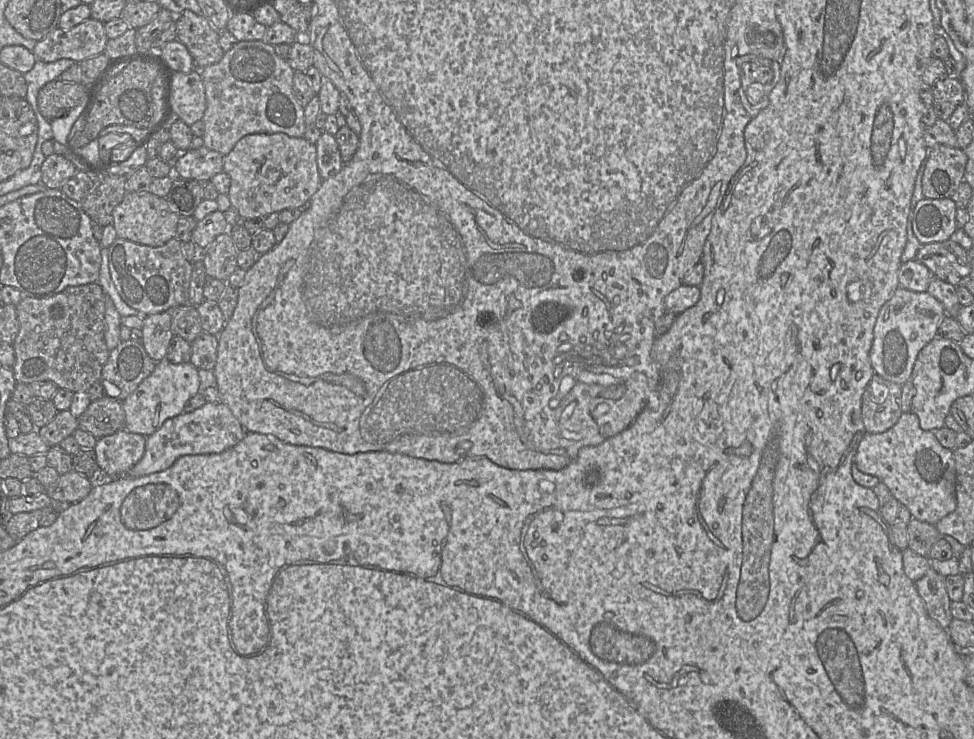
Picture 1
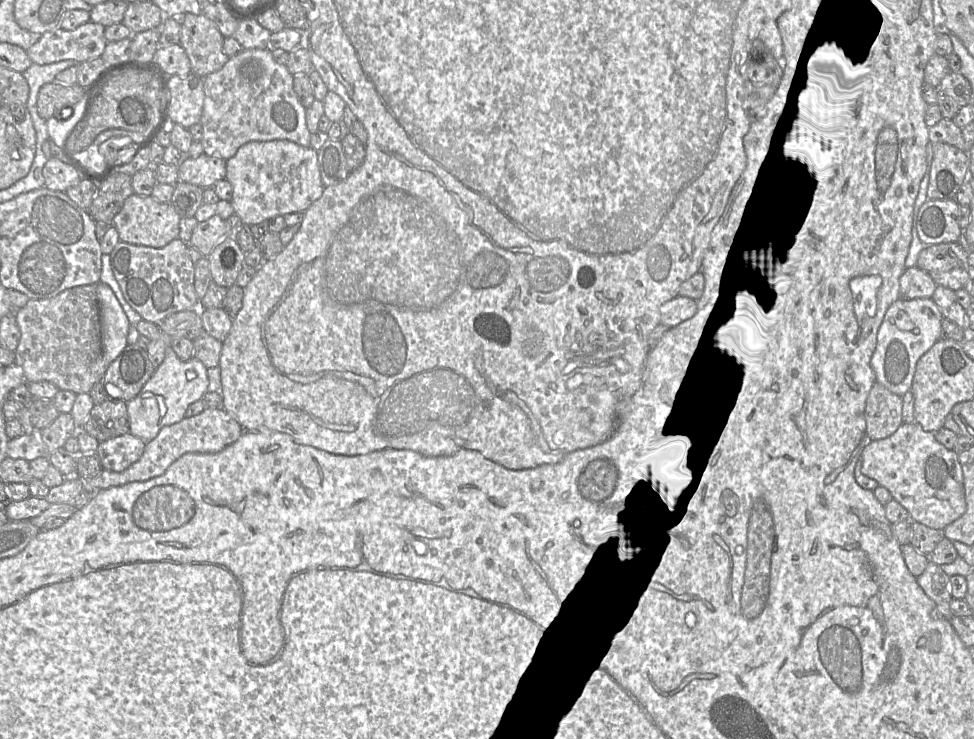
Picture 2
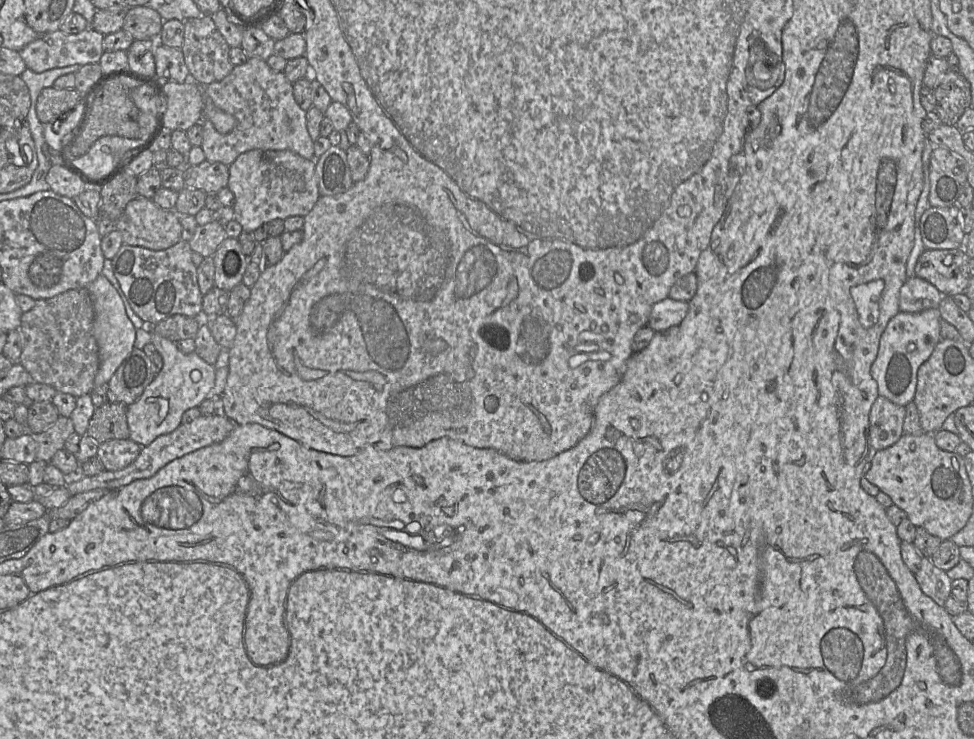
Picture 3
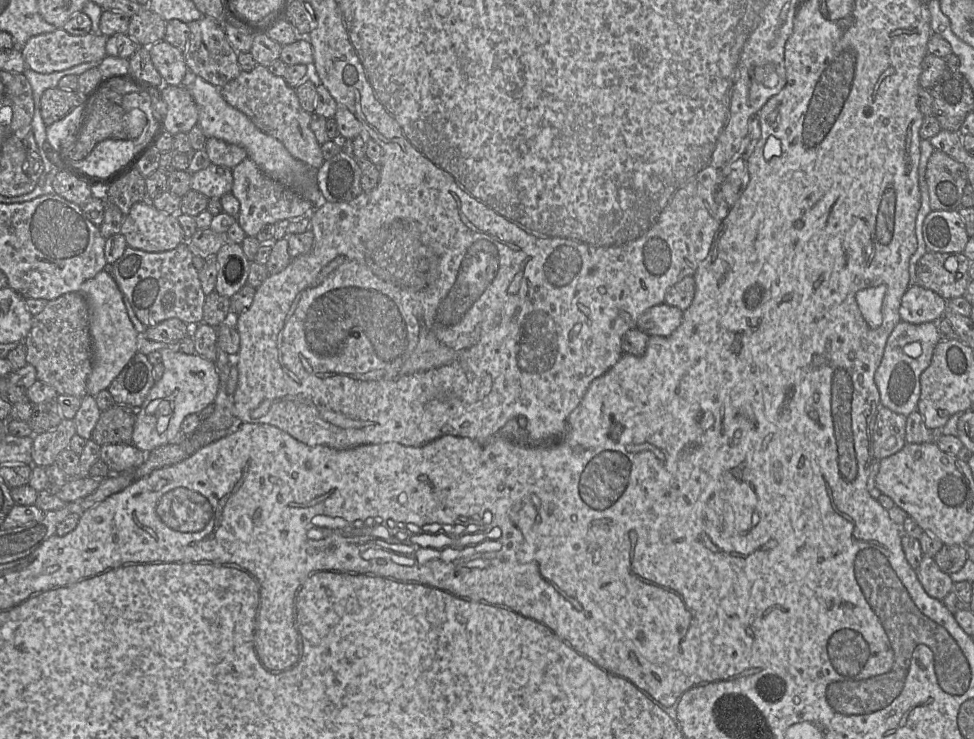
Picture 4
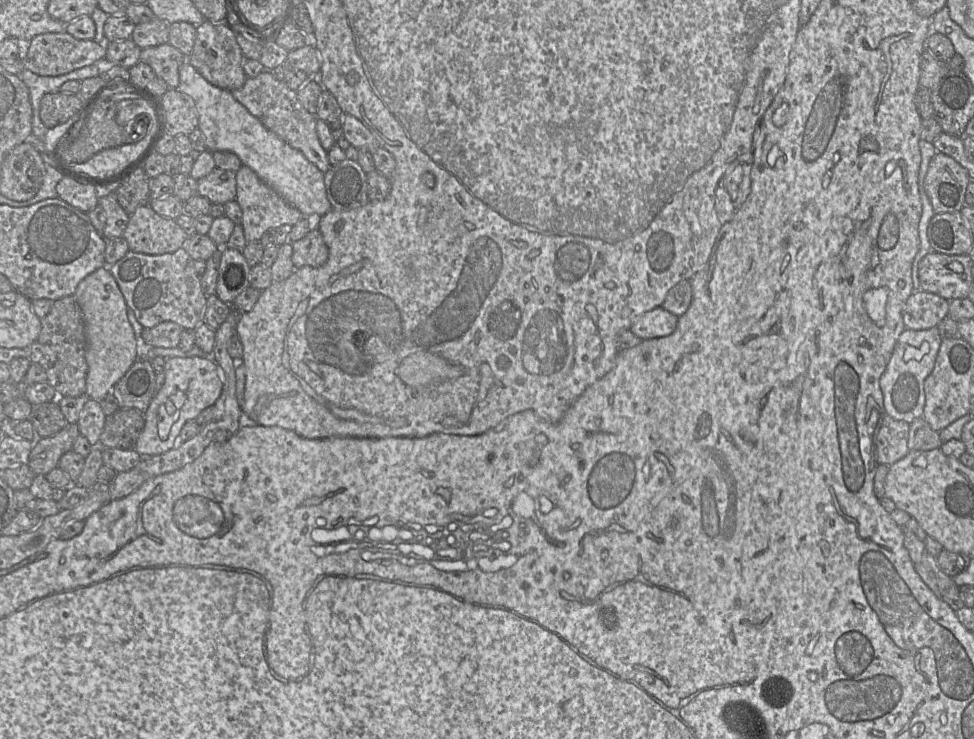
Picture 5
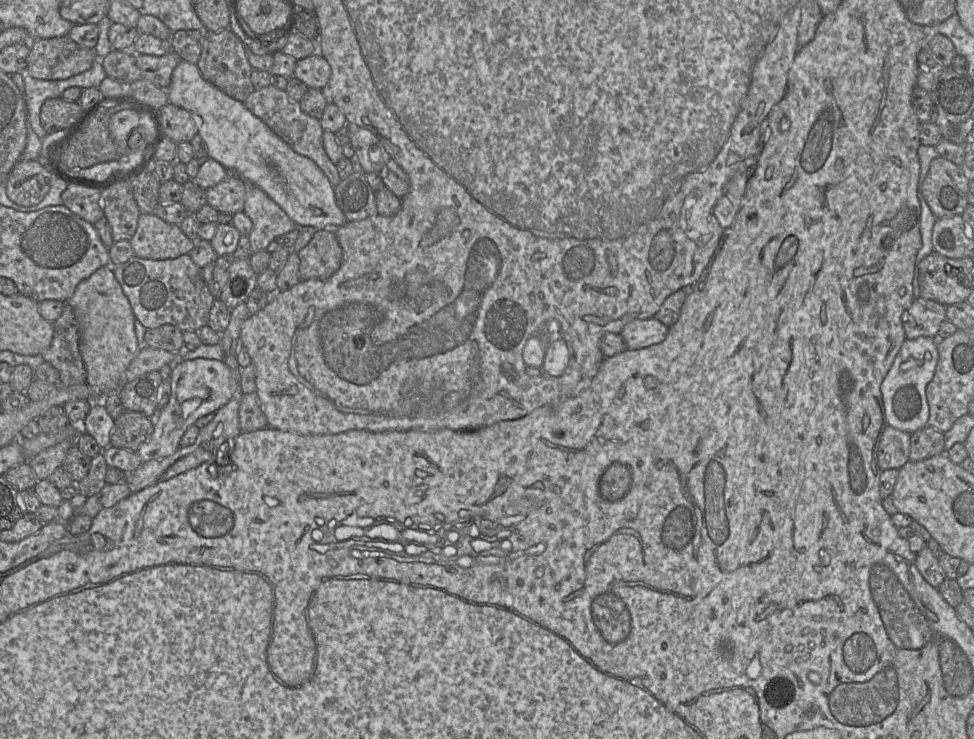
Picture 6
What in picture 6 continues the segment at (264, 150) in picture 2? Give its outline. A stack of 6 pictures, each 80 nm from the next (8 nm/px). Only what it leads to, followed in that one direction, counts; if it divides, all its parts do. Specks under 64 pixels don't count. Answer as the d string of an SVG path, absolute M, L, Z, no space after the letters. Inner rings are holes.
M245 181L244 212L253 223L251 253L267 250L271 242L298 227L262 189Z

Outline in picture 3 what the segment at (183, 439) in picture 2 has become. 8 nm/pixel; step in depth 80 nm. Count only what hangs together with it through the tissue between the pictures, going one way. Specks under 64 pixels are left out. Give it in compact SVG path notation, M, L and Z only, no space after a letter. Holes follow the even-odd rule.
M221 412L212 415L200 415L190 423L180 424L174 431L158 436L149 445L142 447L139 456L126 468L117 471L107 471L96 476L74 476L69 478L65 487L71 496L95 489L115 490L126 486L135 480L147 479L154 476L160 469L186 454L203 447L223 441L234 429L234 422Z

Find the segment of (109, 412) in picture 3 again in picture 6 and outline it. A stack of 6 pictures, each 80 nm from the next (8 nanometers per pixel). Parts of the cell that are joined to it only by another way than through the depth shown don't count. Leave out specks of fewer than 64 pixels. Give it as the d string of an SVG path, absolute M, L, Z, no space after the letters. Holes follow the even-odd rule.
M124 411L114 420L110 433L110 446L136 452L149 440L154 430L153 419L141 412Z

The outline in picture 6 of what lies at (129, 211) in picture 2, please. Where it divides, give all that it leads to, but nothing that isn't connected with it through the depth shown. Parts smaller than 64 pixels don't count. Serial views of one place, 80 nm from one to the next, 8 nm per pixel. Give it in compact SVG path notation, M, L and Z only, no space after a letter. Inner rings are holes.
M153 213L141 214L135 234L130 239L135 256L151 260L174 259L190 253L195 240L187 237L179 225L168 223Z

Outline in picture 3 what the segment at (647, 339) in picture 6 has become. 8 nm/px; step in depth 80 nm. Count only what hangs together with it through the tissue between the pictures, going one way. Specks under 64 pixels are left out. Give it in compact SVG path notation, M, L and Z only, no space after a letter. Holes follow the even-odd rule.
M667 297L656 302L650 311L647 326L662 332L680 324L688 312L688 302Z

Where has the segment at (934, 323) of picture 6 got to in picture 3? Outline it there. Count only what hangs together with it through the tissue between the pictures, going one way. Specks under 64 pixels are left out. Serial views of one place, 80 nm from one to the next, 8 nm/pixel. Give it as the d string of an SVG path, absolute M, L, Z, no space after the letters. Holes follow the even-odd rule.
M915 275L908 278L900 289L899 309L908 313L937 309L942 298L942 293L935 286Z

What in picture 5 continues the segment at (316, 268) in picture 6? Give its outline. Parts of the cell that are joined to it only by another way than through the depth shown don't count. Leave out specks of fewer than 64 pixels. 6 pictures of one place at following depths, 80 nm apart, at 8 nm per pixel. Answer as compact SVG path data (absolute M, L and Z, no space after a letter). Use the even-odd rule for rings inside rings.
M318 229L311 230L305 237L292 243L292 261L295 269L323 266L329 256L328 247Z

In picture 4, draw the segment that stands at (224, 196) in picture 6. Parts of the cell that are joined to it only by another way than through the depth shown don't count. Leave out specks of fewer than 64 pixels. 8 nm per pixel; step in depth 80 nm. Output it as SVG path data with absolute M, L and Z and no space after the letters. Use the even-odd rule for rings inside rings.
M210 164L207 168L191 175L191 190L208 198L221 198L231 193L233 186L232 169Z

